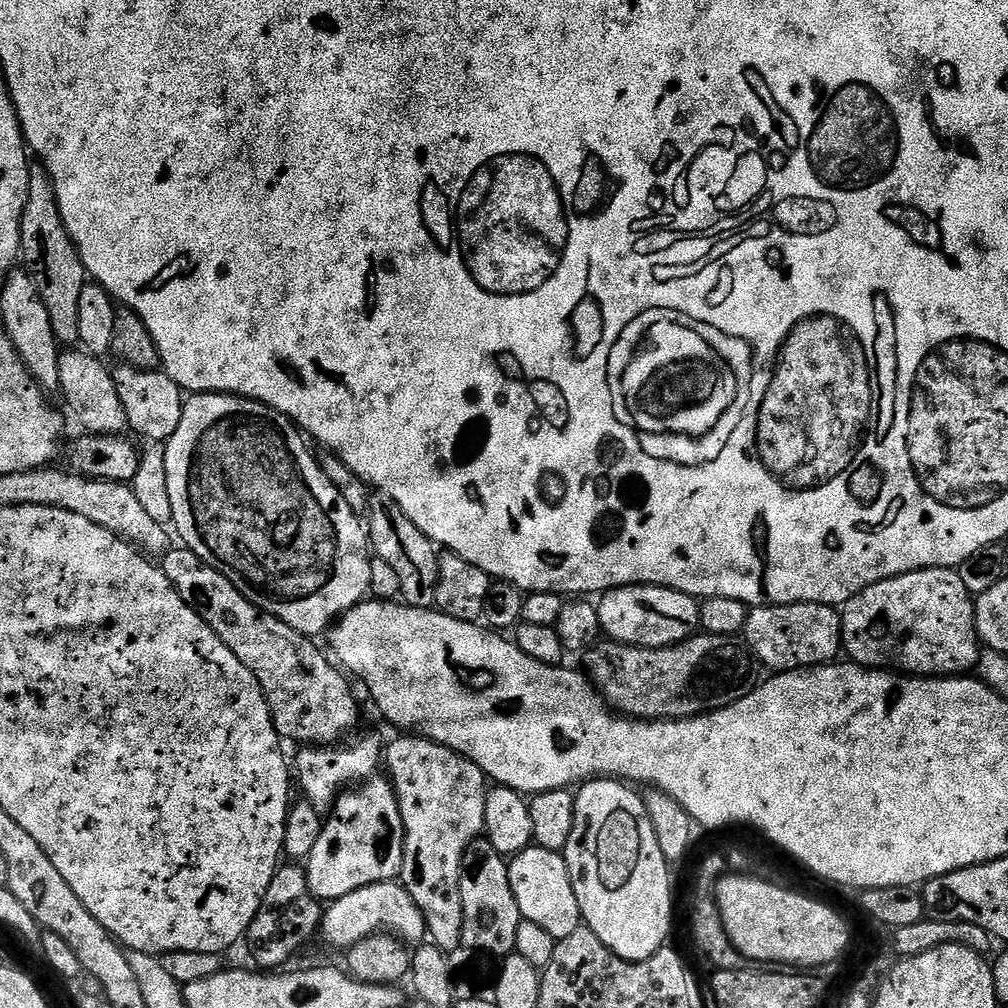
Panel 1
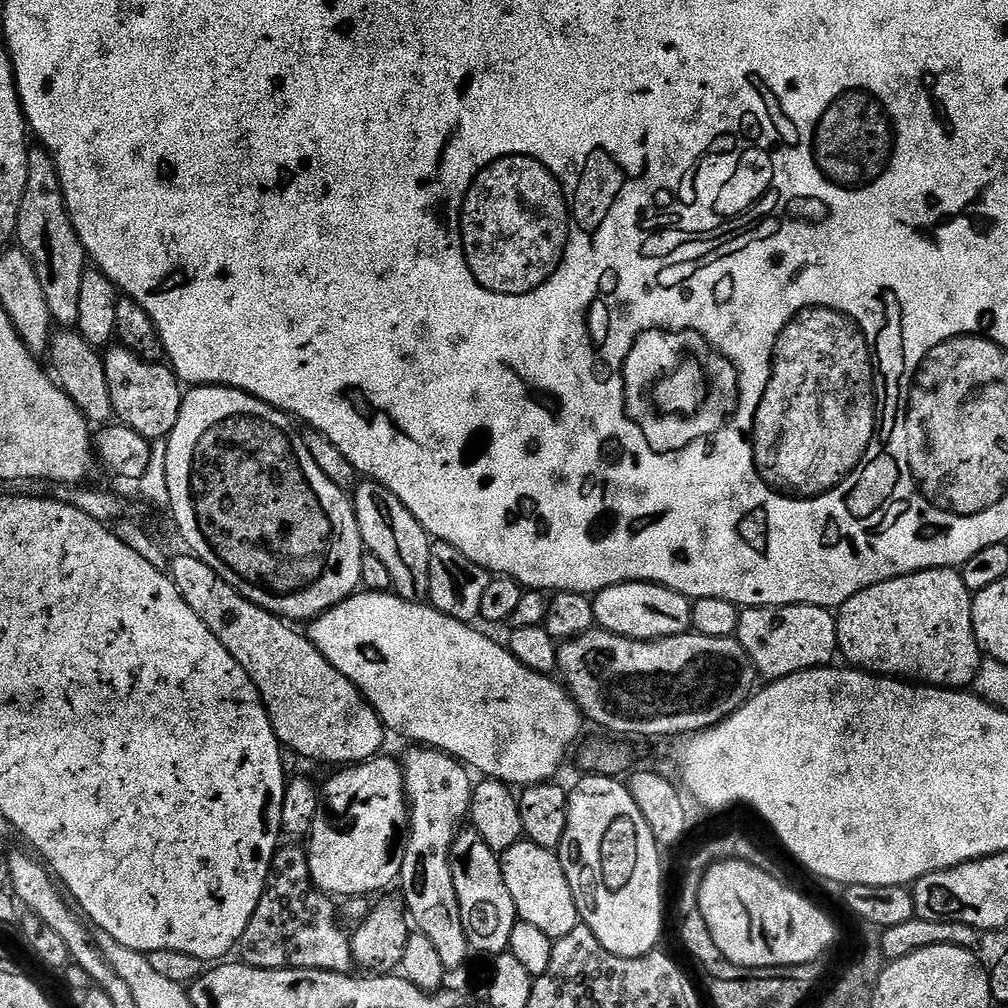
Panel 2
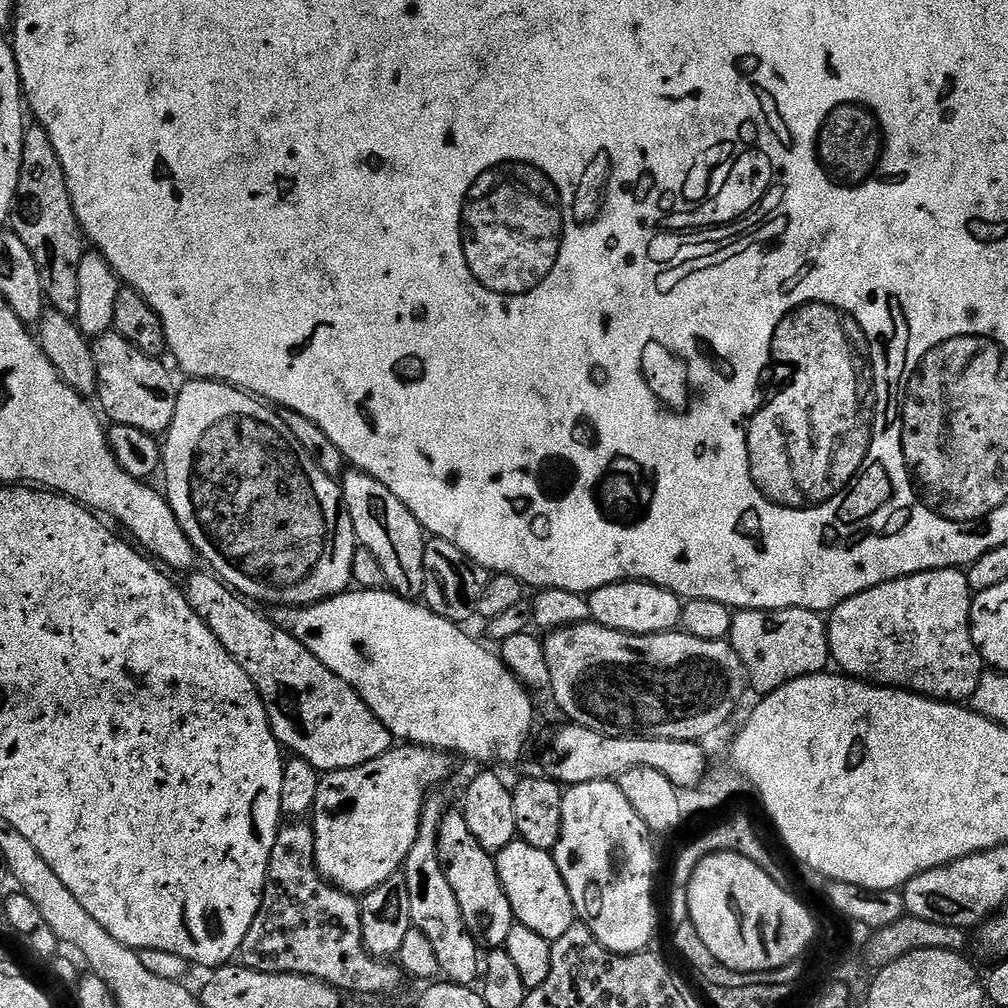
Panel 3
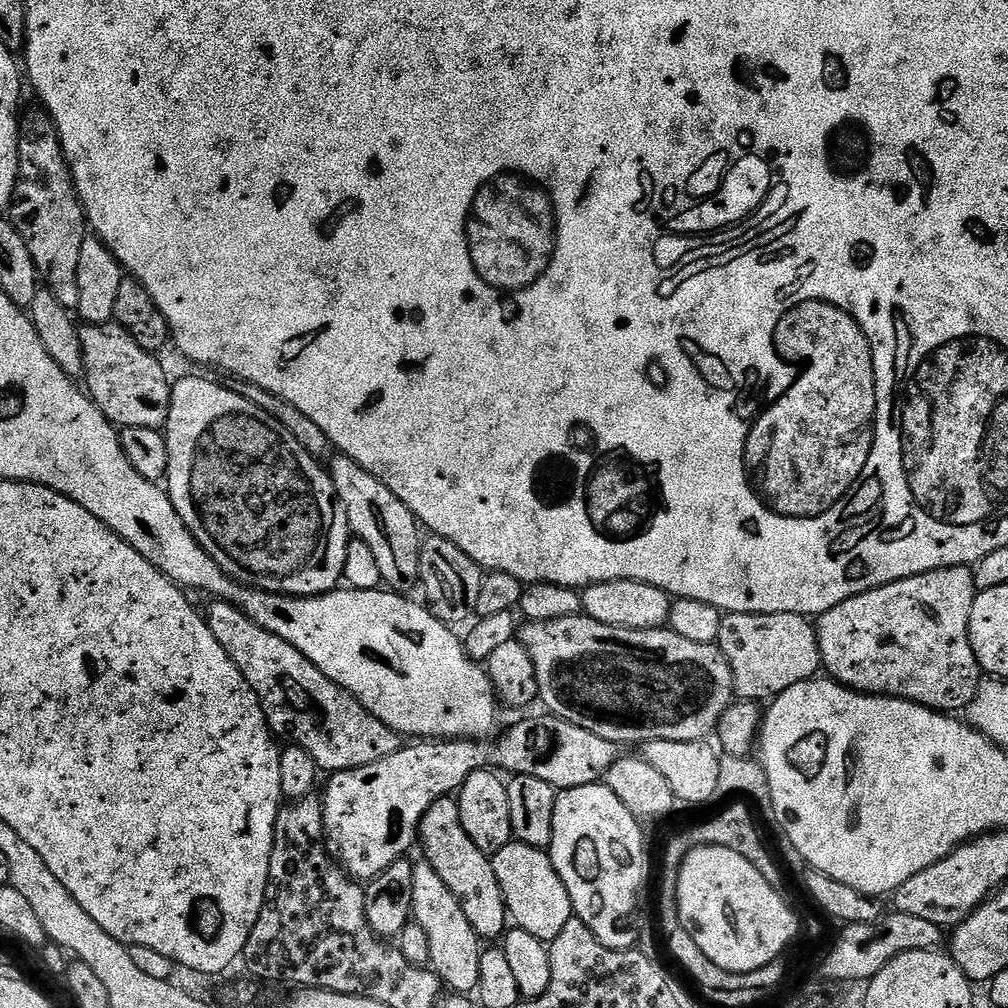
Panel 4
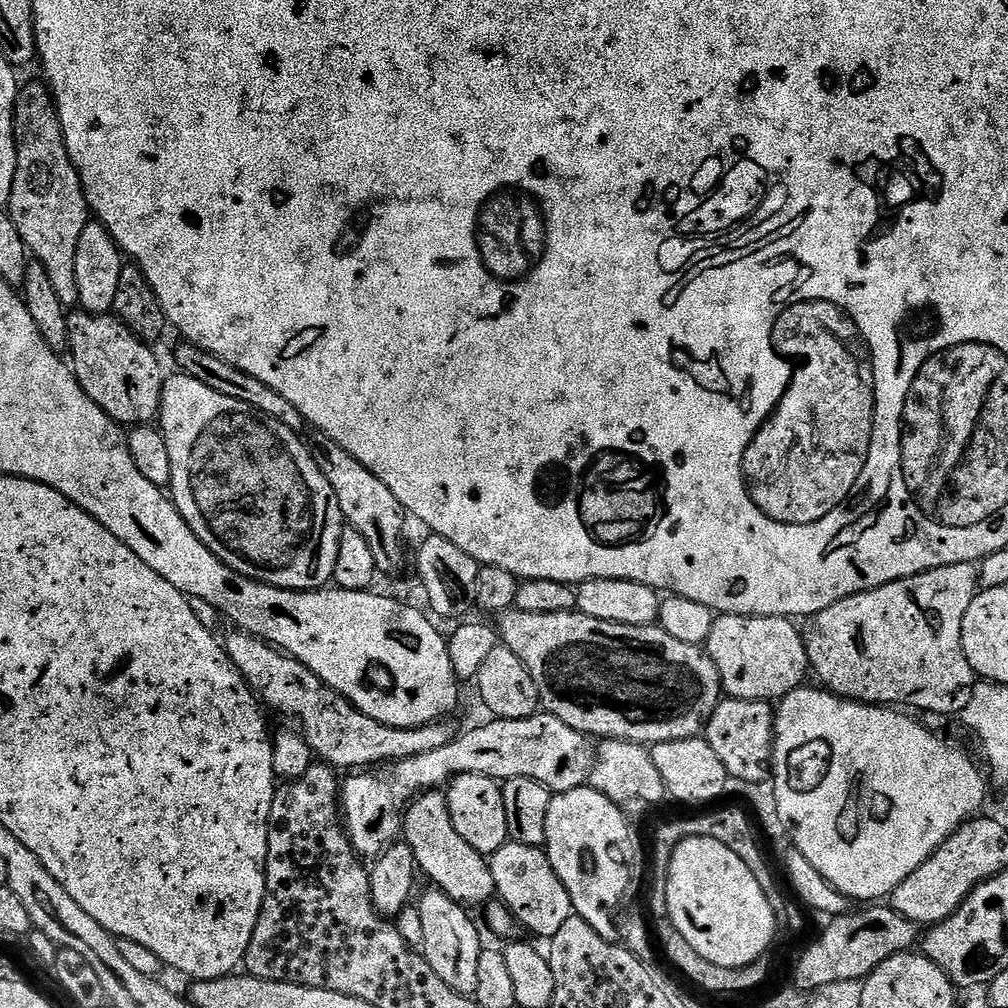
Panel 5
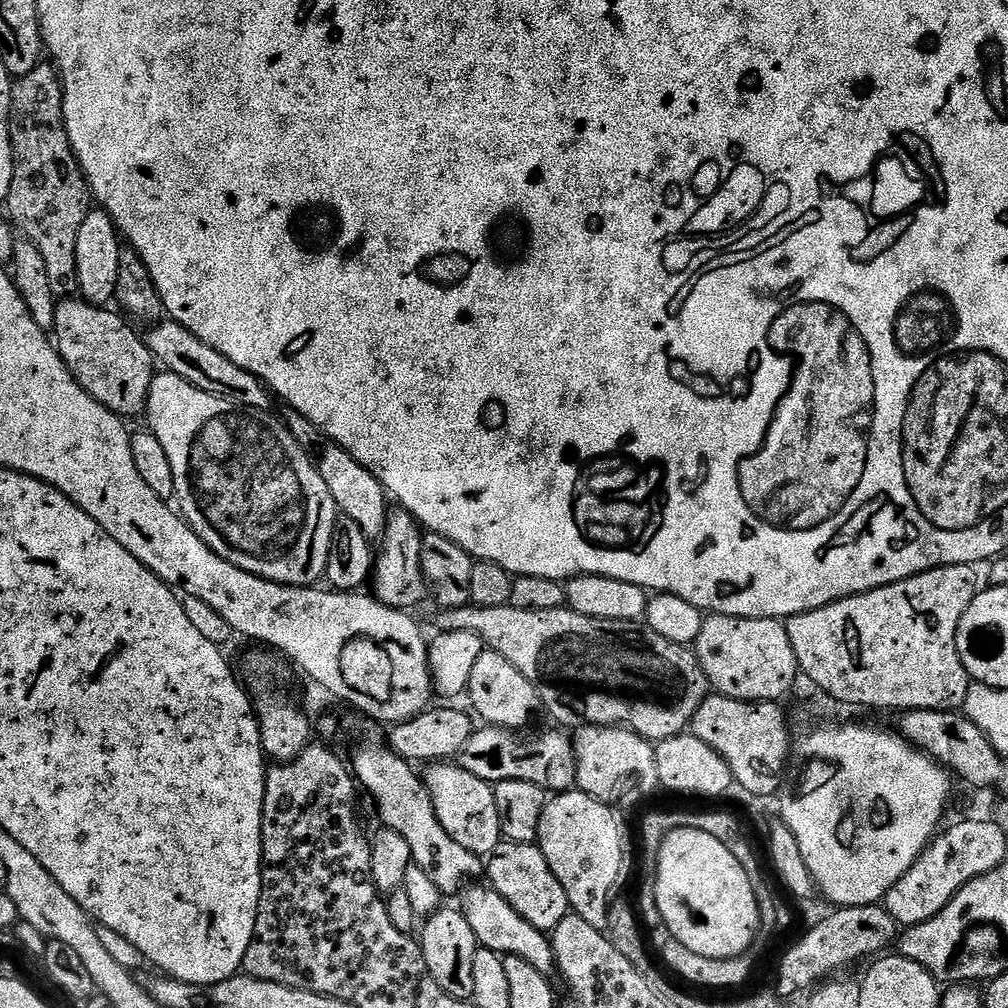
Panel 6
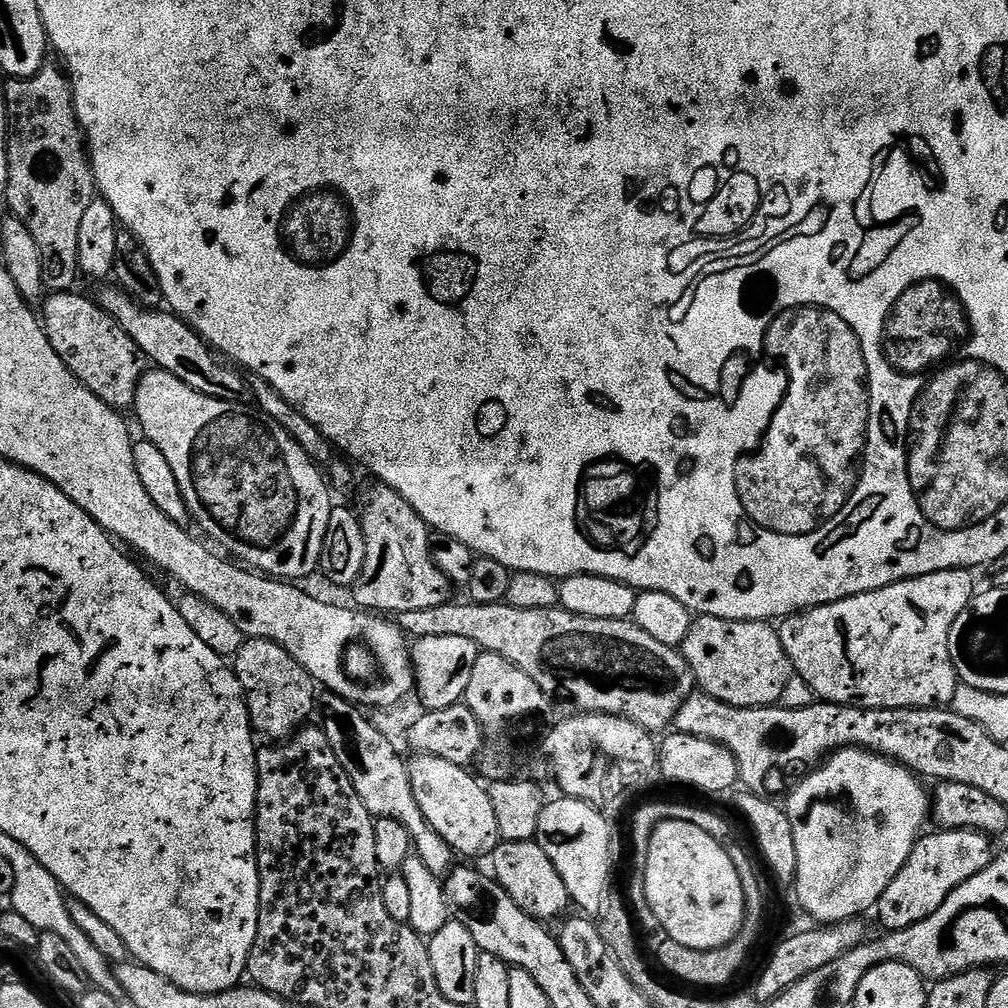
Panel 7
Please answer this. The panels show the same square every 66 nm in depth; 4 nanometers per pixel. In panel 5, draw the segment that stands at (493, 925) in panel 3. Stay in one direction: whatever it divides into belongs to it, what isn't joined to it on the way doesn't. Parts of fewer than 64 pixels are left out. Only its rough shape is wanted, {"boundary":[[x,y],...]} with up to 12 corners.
{"boundary":[[443,791],[402,820],[416,867],[454,903],[496,896],[488,860],[450,822]]}

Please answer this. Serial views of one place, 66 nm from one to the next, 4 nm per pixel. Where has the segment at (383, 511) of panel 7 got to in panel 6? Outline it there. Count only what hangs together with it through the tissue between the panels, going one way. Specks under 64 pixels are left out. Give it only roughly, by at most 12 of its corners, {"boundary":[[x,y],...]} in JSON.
{"boundary":[[404,509],[388,517],[370,588],[391,608],[429,595],[421,525]]}

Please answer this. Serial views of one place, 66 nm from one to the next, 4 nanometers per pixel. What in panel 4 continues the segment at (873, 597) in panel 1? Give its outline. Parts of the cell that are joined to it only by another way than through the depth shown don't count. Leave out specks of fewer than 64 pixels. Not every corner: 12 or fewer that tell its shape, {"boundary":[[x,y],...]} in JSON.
{"boundary":[[971,567],[869,592],[814,624],[823,671],[963,713],[982,679]]}

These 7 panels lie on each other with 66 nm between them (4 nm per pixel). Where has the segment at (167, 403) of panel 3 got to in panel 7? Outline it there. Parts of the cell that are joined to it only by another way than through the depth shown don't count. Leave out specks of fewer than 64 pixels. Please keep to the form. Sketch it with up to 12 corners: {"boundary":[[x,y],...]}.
{"boundary":[[76,290],[43,301],[54,354],[111,408],[146,371],[134,338]]}

